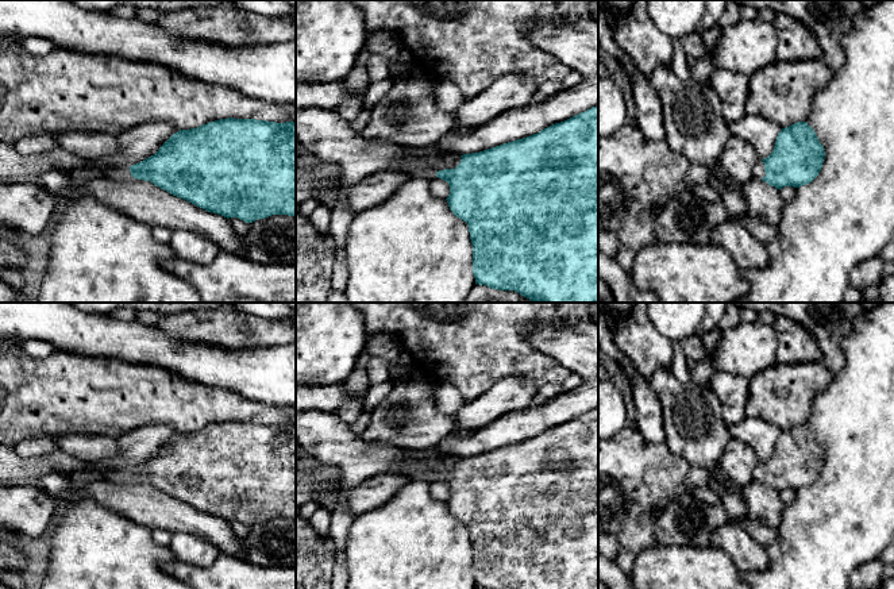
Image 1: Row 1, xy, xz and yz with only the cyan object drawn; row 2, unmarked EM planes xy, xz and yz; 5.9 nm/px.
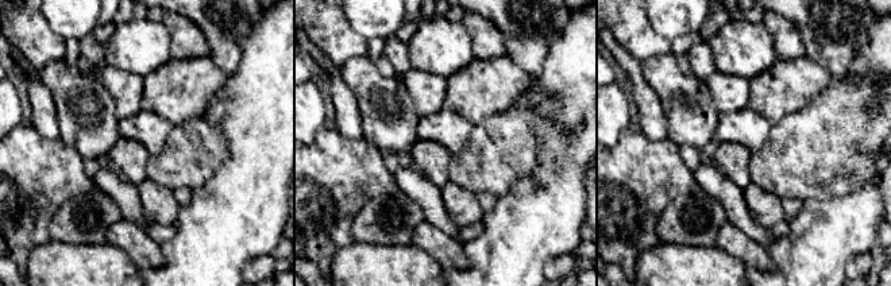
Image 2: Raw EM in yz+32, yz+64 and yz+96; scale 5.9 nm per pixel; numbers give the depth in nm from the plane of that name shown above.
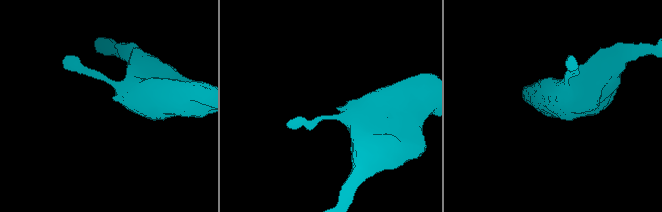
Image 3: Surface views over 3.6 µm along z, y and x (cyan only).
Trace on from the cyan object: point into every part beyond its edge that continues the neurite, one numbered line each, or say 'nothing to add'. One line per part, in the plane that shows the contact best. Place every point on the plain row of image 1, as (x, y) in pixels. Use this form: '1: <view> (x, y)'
1: yz (758, 474)

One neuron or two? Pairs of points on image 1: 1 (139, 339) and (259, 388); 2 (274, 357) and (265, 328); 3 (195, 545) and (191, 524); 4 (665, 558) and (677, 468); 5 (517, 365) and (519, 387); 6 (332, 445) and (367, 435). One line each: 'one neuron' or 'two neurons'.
1: one neuron
2: two neurons
3: two neurons
4: two neurons
5: two neurons
6: two neurons

